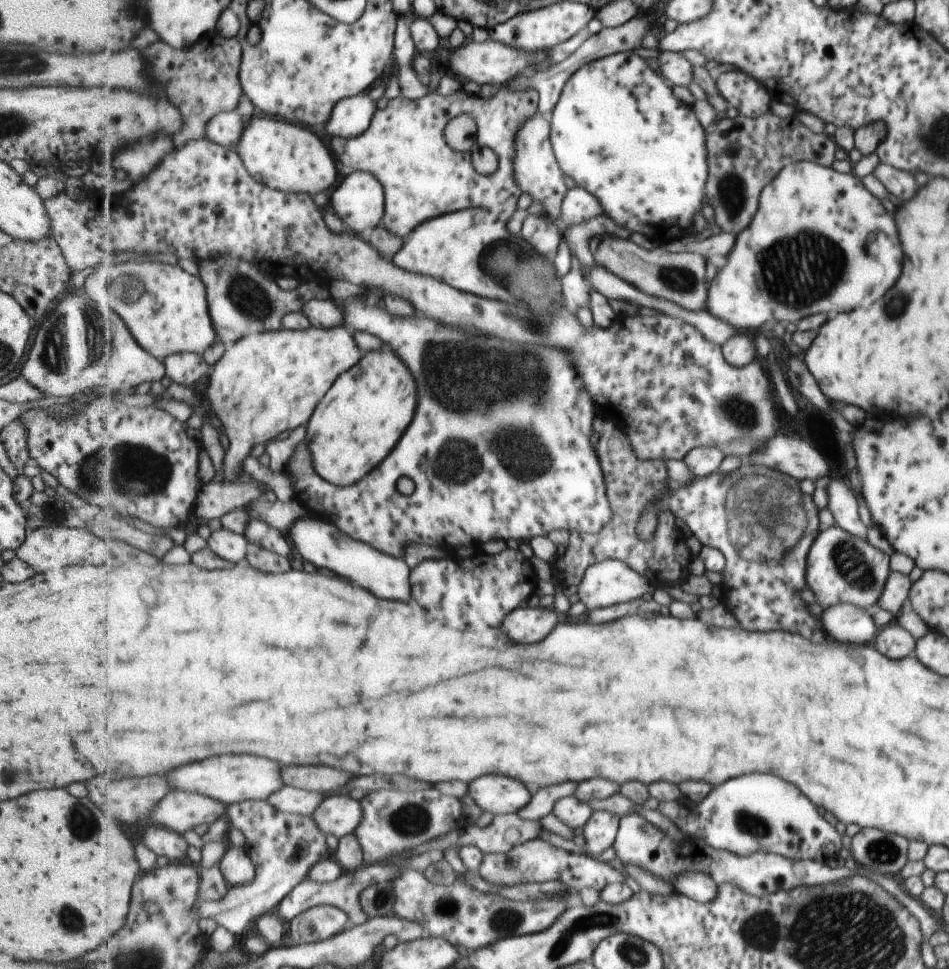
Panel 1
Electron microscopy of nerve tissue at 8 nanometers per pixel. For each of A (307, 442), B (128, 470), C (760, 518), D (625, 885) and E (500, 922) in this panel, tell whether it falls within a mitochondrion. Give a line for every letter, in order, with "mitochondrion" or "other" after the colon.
A: other
B: mitochondrion
C: mitochondrion
D: other
E: mitochondrion

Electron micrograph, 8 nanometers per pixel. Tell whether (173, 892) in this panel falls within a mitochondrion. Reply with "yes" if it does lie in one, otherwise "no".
no

